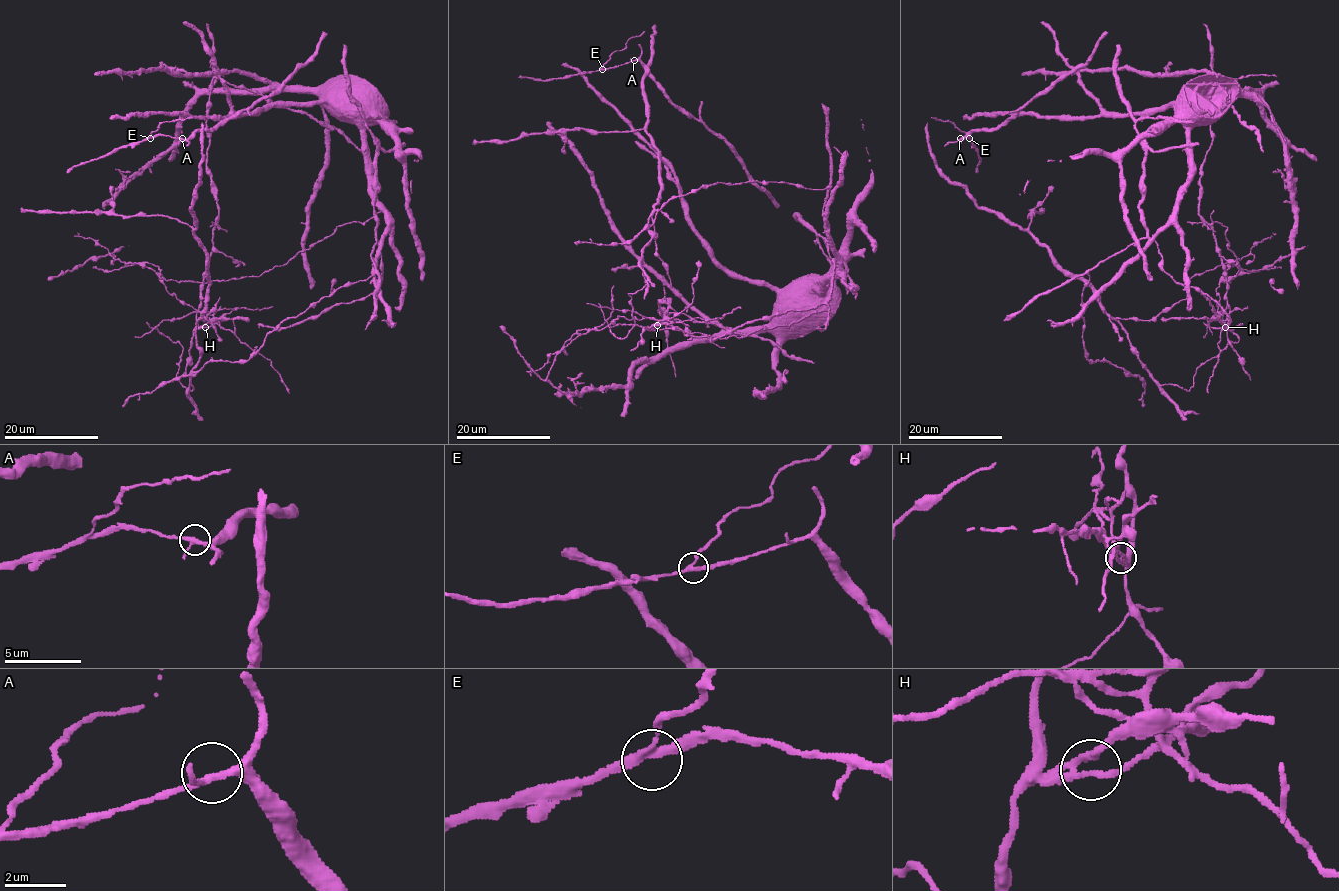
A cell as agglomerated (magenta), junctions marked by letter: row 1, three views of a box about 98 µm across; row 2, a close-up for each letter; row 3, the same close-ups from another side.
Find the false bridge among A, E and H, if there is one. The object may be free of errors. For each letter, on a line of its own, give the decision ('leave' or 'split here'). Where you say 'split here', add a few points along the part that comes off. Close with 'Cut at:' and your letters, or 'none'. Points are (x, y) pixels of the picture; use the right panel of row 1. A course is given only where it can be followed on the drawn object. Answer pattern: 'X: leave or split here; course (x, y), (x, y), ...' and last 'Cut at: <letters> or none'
A: leave
E: leave
H: split here; course (1225, 326), (1219, 318), (1216, 290), (1238, 272), (1238, 259), (1229, 249), (1225, 226), (1212, 223), (1213, 211)
Cut at: H

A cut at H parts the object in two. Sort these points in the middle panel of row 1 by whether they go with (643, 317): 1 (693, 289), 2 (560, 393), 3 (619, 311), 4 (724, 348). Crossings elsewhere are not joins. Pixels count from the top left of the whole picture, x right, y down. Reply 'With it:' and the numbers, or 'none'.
With it: 1, 3, 4

